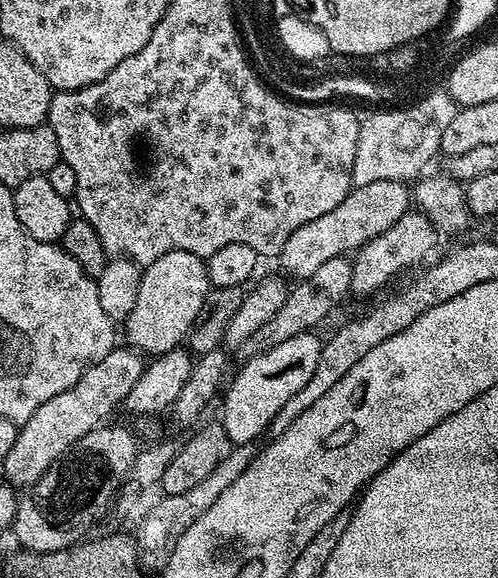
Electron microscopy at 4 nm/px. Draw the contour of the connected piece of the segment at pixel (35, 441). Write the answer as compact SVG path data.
M113 347L112 351L107 352L97 364L92 364L85 370L82 378L78 382L74 382L74 386L70 386L70 390L64 390L62 394L50 398L50 402L44 402L30 419L19 425L14 438L14 446L10 446L10 454L6 454L6 458L2 461L6 478L4 480L13 489L31 489L33 484L40 481L42 474L46 474L48 467L66 455L82 438L86 438L86 434L90 434L95 428L101 427L102 422L107 421L104 419L116 407L120 408L123 405L124 400L130 394L130 390L134 390L138 378L143 374L146 367L145 361L131 347L123 347Z

